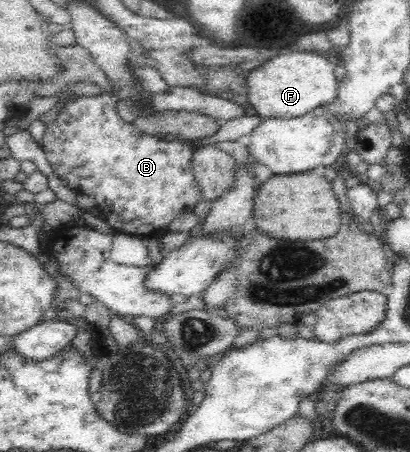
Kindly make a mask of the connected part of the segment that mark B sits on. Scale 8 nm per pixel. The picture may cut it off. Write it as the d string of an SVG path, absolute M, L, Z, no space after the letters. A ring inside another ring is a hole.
M104 90L96 96L76 96L71 103L68 103L61 109L57 119L48 124L44 137L40 140L41 147L53 174L60 179L65 180L66 185L74 192L80 192L87 196L93 196L96 200L96 206L99 208L99 216L102 217L113 230L117 233L131 234L138 237L157 237L161 235L171 224L171 221L183 212L193 212L195 204L203 201L203 193L199 188L199 183L195 179L193 170L191 170L191 159L194 153L193 142L190 141L169 141L160 139L159 136L151 136L139 130L133 123L123 122L119 113L117 113L117 102L119 98L109 91Z

